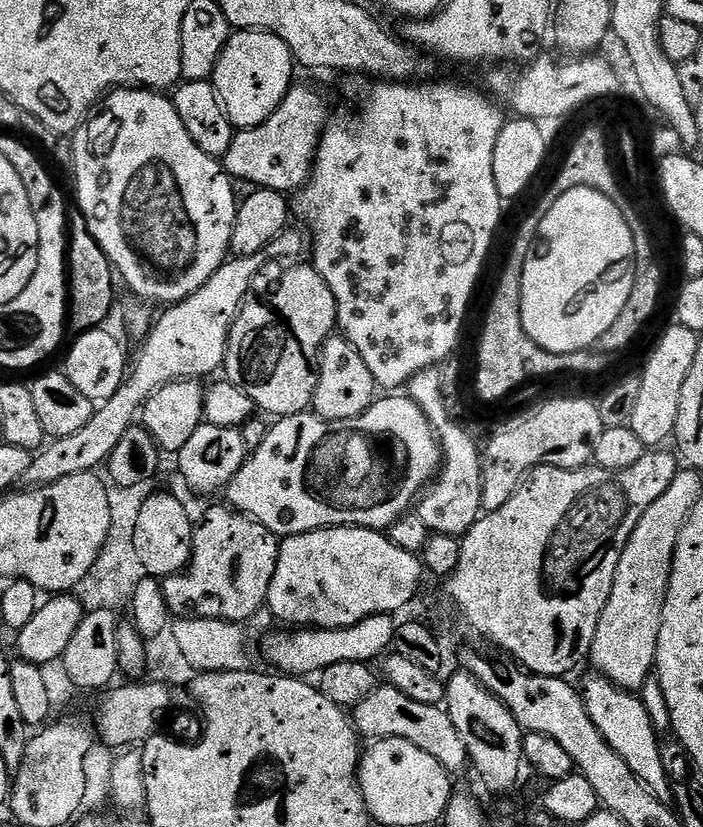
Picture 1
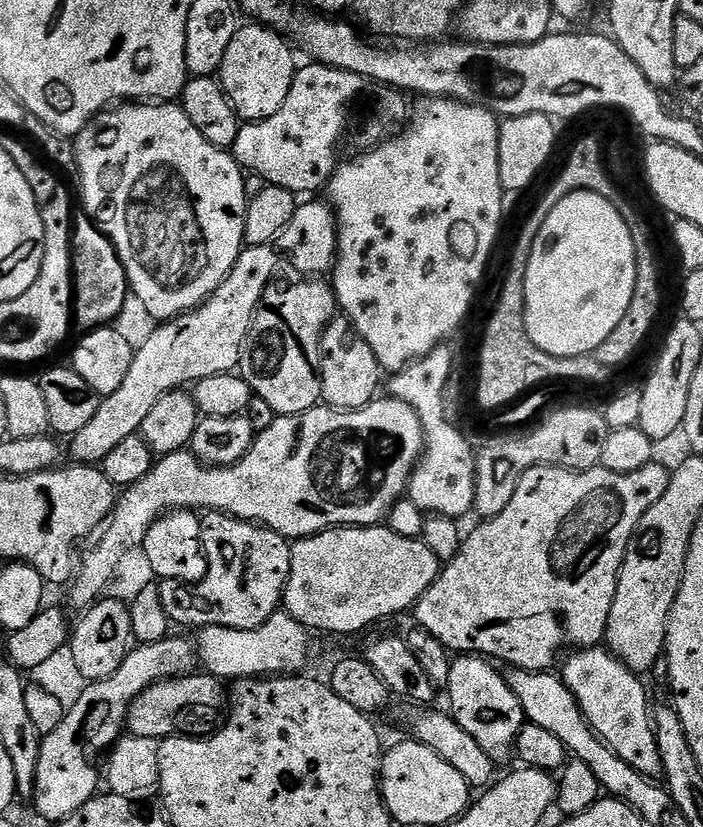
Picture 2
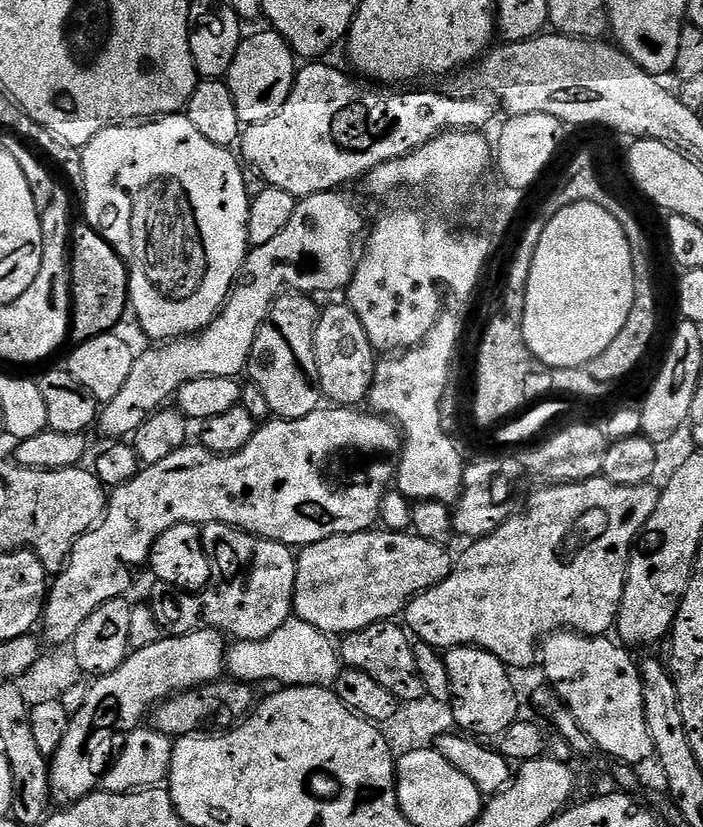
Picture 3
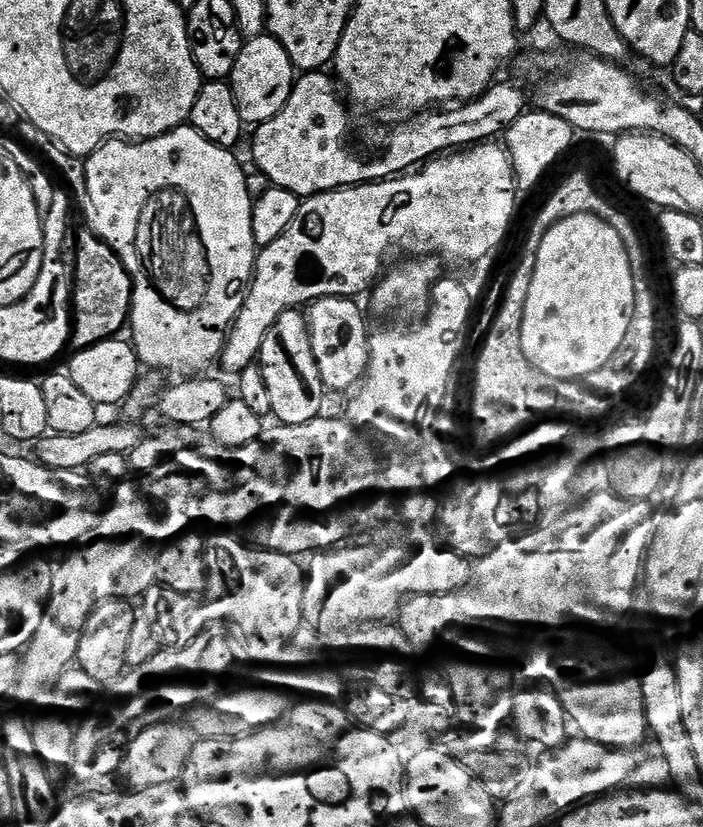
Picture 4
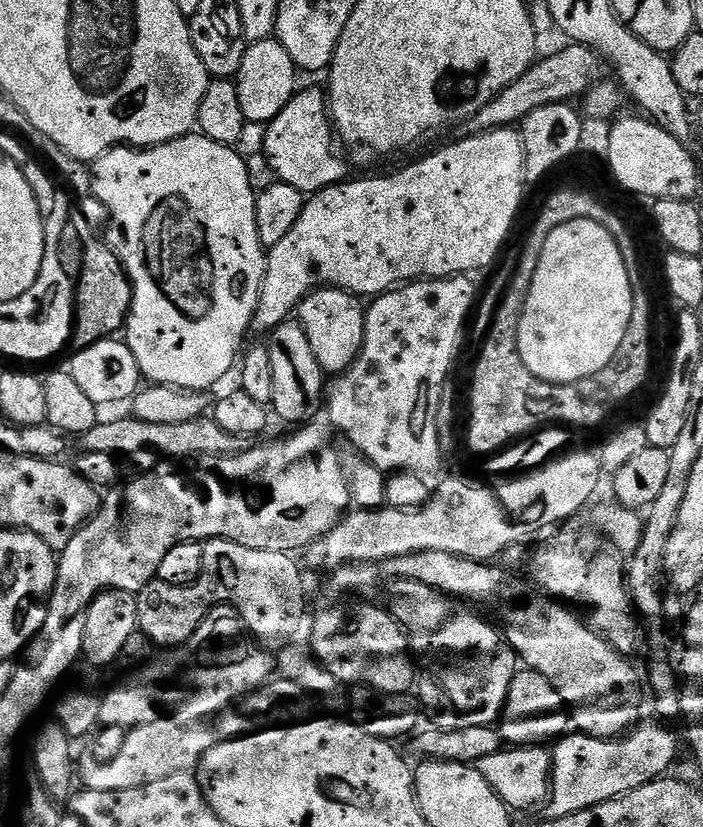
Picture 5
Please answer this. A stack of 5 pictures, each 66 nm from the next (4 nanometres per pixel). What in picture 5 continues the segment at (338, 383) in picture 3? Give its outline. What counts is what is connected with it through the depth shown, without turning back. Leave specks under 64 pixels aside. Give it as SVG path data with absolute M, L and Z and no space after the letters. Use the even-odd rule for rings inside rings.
M321 288L301 302L298 322L310 340L310 350L314 350L314 358L318 358L318 366L324 373L345 372L358 358L364 341L365 311L365 305L357 297L338 288Z

